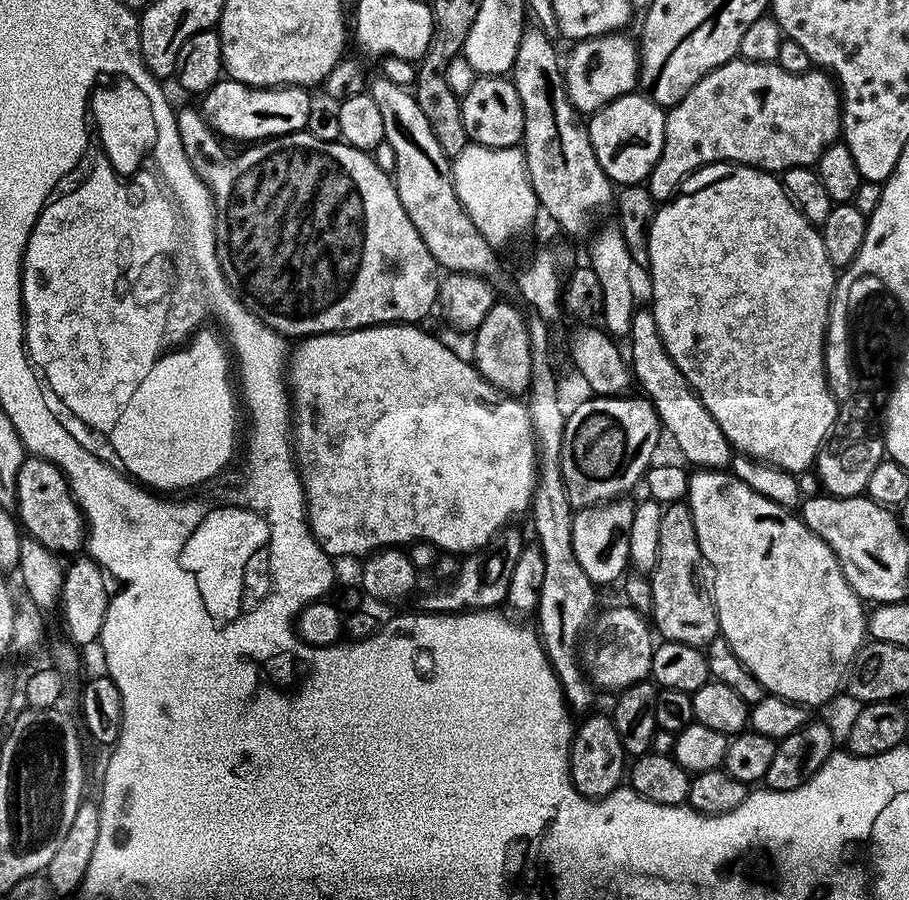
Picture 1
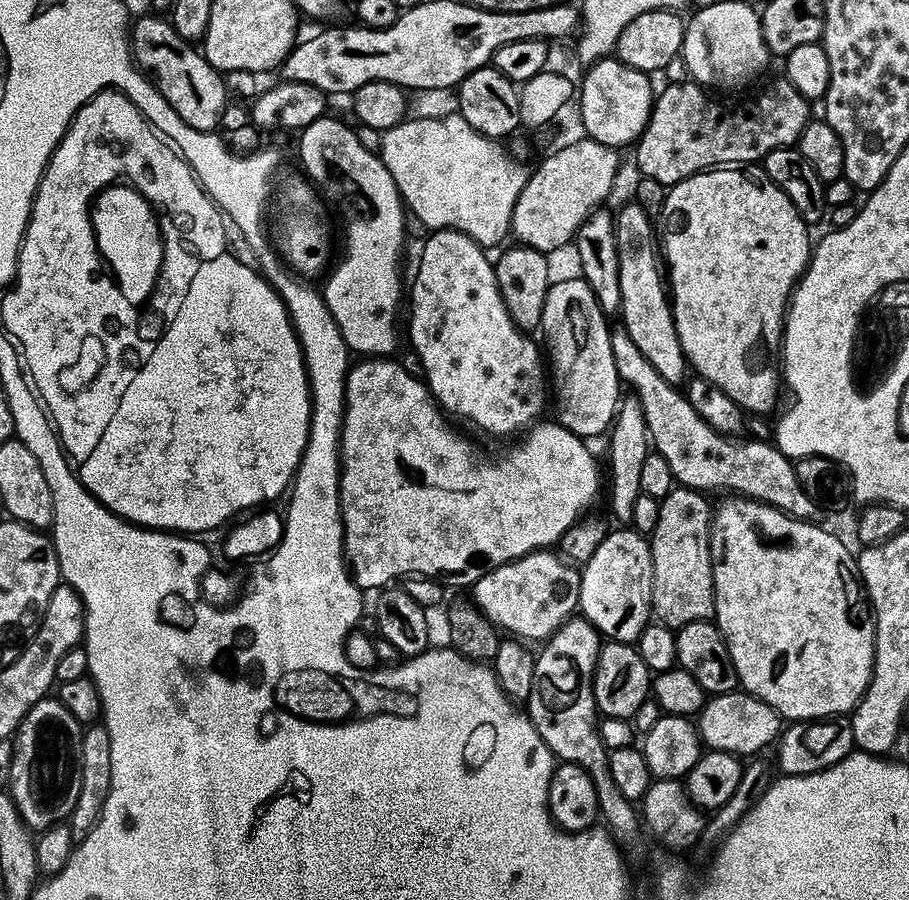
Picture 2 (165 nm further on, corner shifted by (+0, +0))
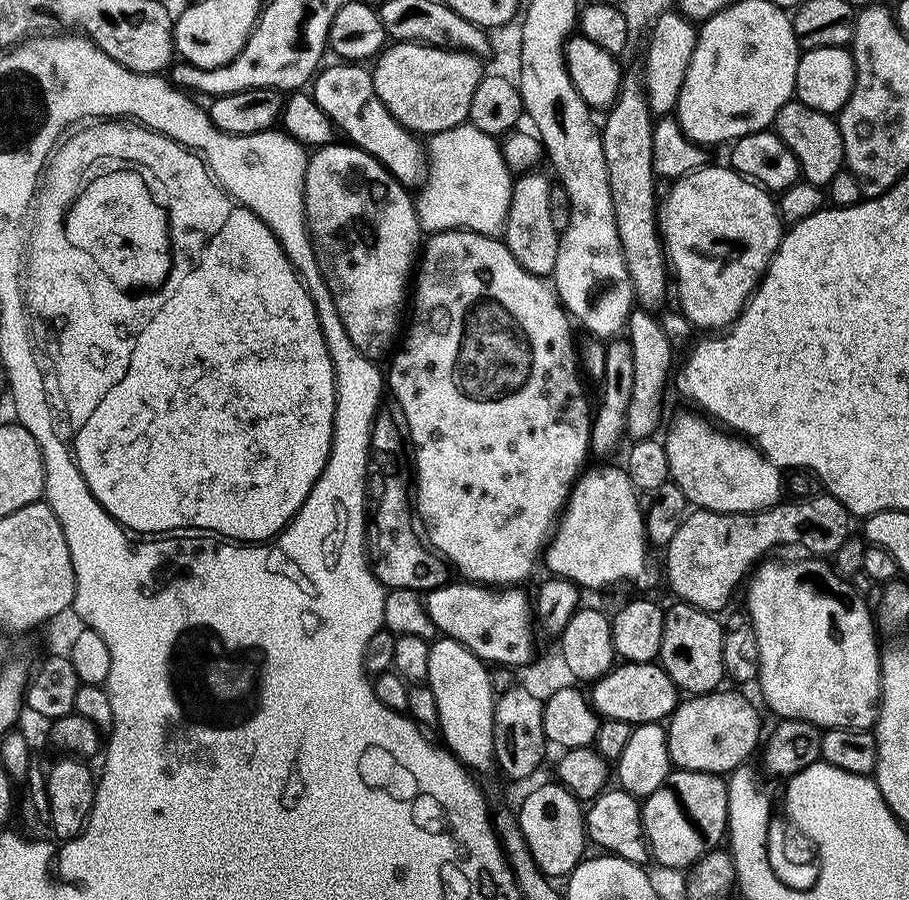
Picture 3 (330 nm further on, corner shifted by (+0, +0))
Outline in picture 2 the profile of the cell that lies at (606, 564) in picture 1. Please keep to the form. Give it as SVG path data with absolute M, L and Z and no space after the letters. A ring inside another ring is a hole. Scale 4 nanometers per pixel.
M555 551L531 552L483 576L474 586L474 603L501 633L521 642L547 642L567 620L577 615L580 578L581 573Z

